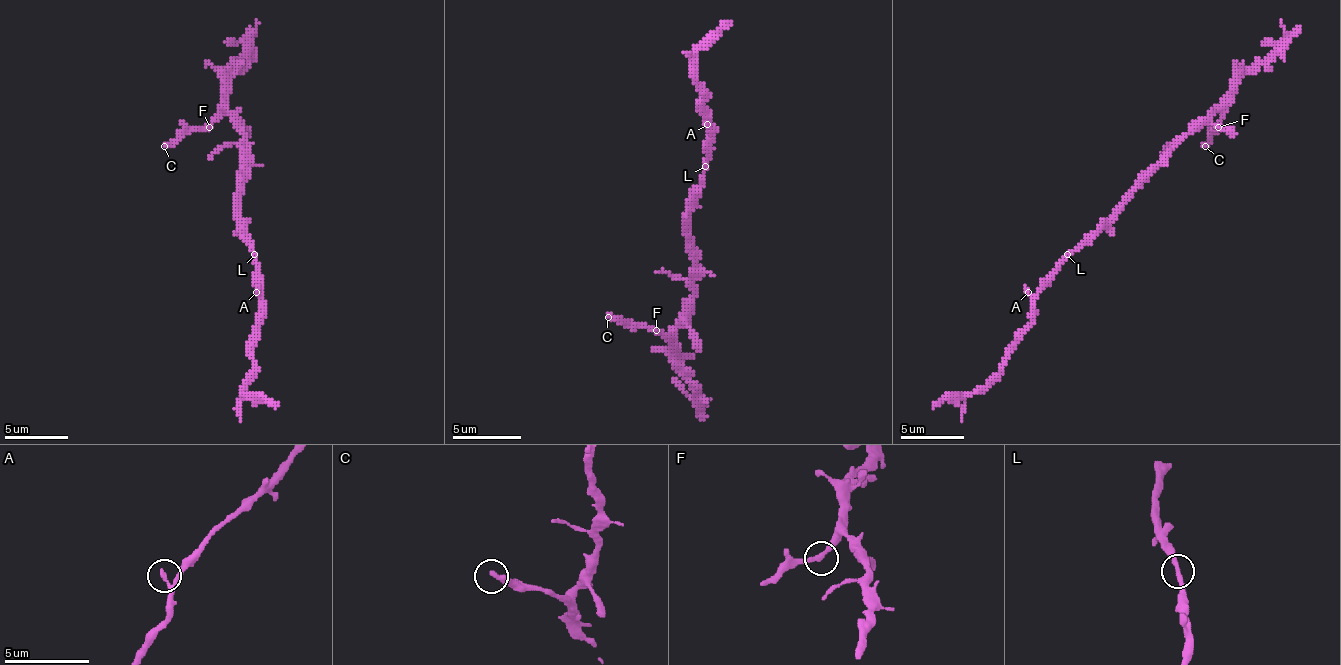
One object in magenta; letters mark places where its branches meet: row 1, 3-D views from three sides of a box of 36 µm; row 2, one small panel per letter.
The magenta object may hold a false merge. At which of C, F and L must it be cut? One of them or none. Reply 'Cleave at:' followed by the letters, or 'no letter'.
Cleave at: no letter

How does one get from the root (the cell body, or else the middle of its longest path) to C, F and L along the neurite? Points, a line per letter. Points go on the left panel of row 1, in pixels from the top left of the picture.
C: (243, 222), (240, 219), (243, 127), (228, 111), (202, 127), (187, 127), (164, 146)
F: (243, 222), (240, 219), (243, 127), (228, 111), (209, 127)
L: (243, 222), (243, 235), (250, 241), (253, 254)

